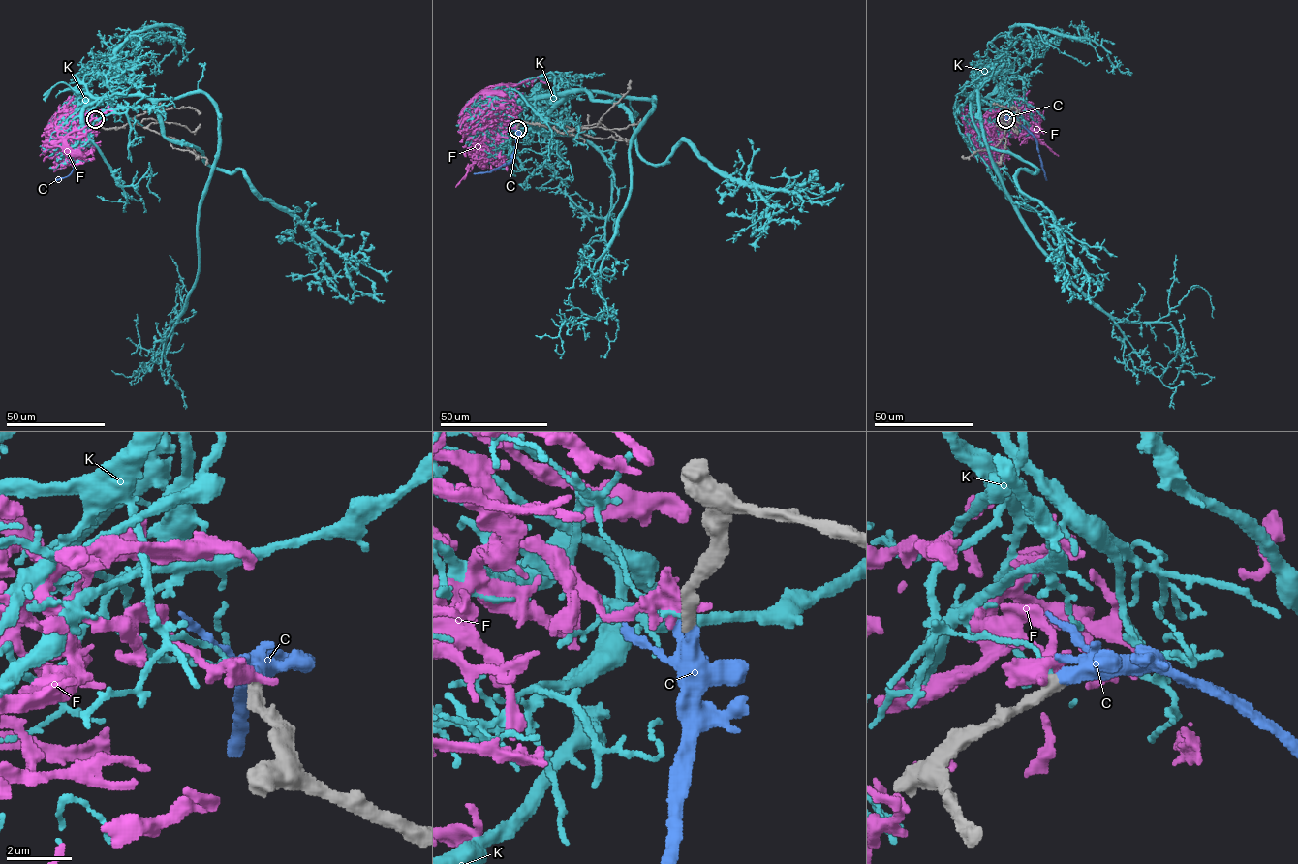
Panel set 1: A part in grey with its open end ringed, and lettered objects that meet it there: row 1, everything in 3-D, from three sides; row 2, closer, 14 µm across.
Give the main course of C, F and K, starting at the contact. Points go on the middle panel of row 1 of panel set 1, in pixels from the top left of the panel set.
C: (517, 129), (511, 161), (499, 168), (474, 173)
F: (517, 128), (504, 124), (485, 138), (471, 133), (486, 167), (475, 161), (455, 187)
K: (517, 128), (524, 102), (565, 93), (653, 104), (631, 138), (603, 313), (567, 320), (561, 355), (556, 344)

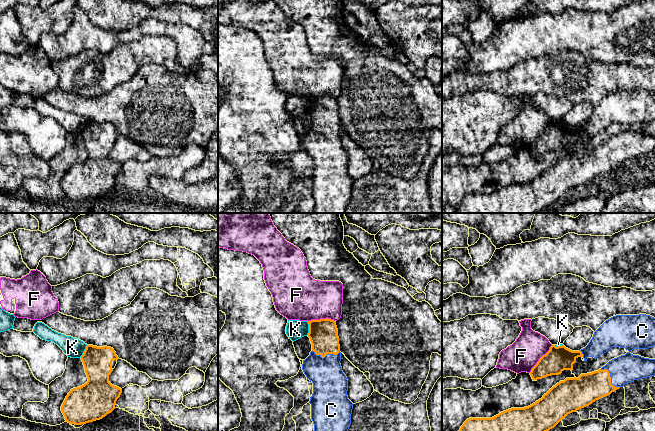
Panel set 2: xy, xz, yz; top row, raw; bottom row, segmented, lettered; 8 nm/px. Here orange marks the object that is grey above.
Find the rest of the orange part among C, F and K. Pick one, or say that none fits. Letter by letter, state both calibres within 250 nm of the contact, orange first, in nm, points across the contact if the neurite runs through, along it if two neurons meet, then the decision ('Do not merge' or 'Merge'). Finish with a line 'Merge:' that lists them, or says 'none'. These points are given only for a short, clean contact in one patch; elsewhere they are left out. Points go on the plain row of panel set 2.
C: Thickness 240 nm (orange) against 280 nm. Merge
F: Thickness 200 nm (orange) against 240 nm. Boundary: yz (552, 121), (529, 148). Do not merge
K: Thickness 240 nm (orange) against 160 nm. Boundary: xz (307, 97), (308, 110). Do not merge
Merge: C

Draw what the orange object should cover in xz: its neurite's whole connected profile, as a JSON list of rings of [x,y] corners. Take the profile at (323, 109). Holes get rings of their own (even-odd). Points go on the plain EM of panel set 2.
[[[326,94],[308,97],[308,100],[312,127],[303,136],[302,146],[313,159],[313,170],[309,177],[314,200],[312,213],[346,213],[351,200],[353,179],[348,175],[348,156],[340,140],[341,128],[336,97]]]

